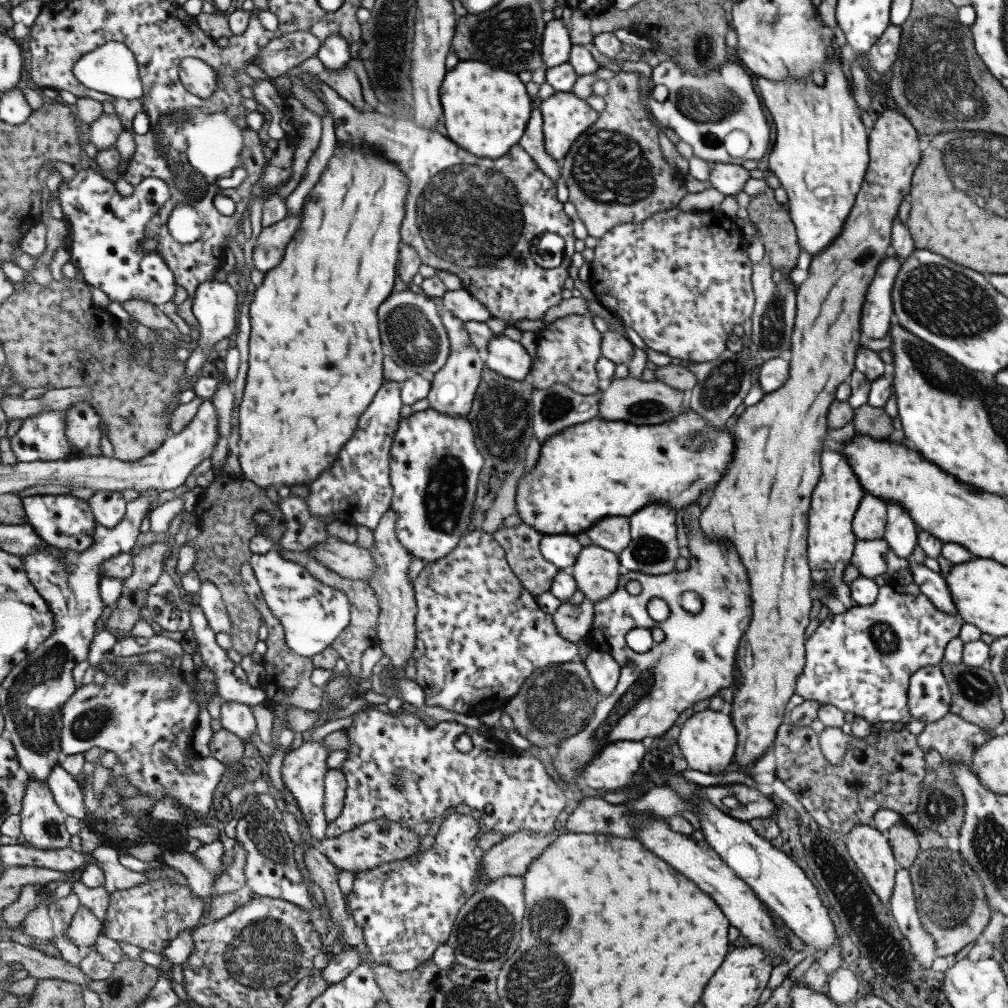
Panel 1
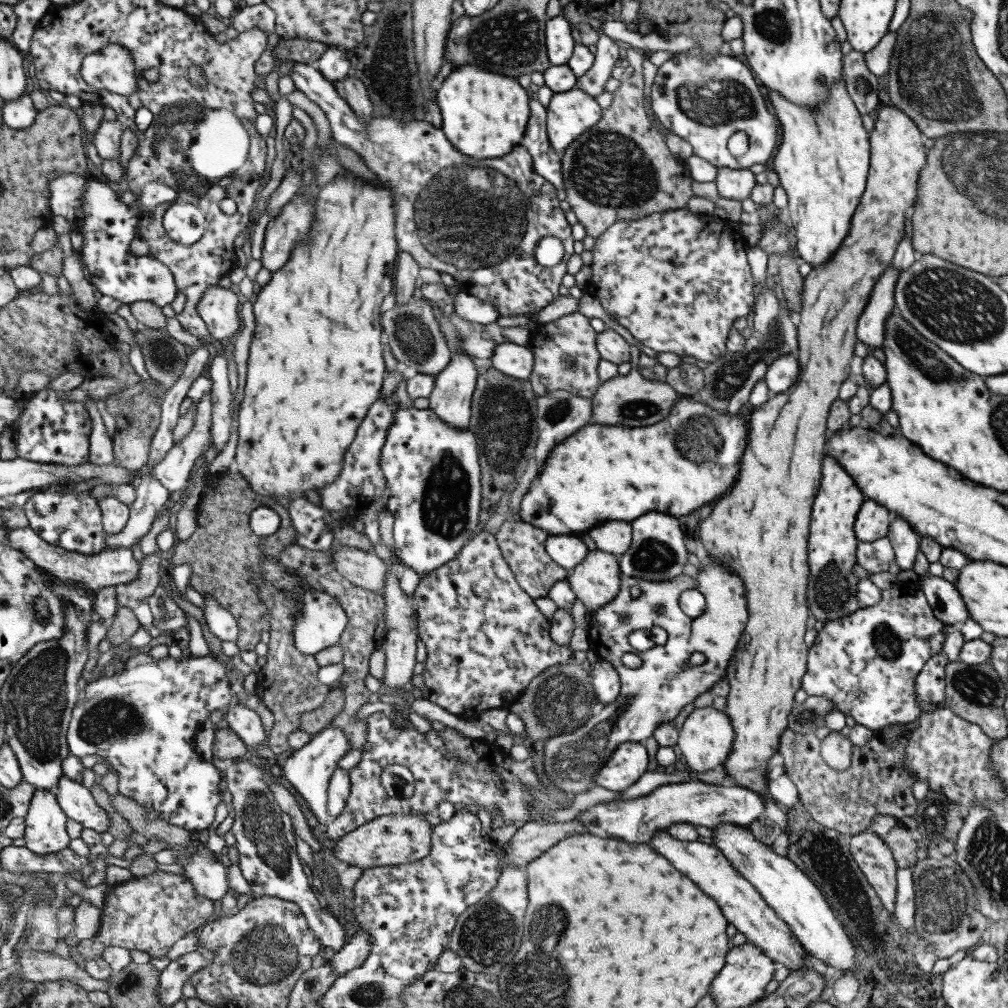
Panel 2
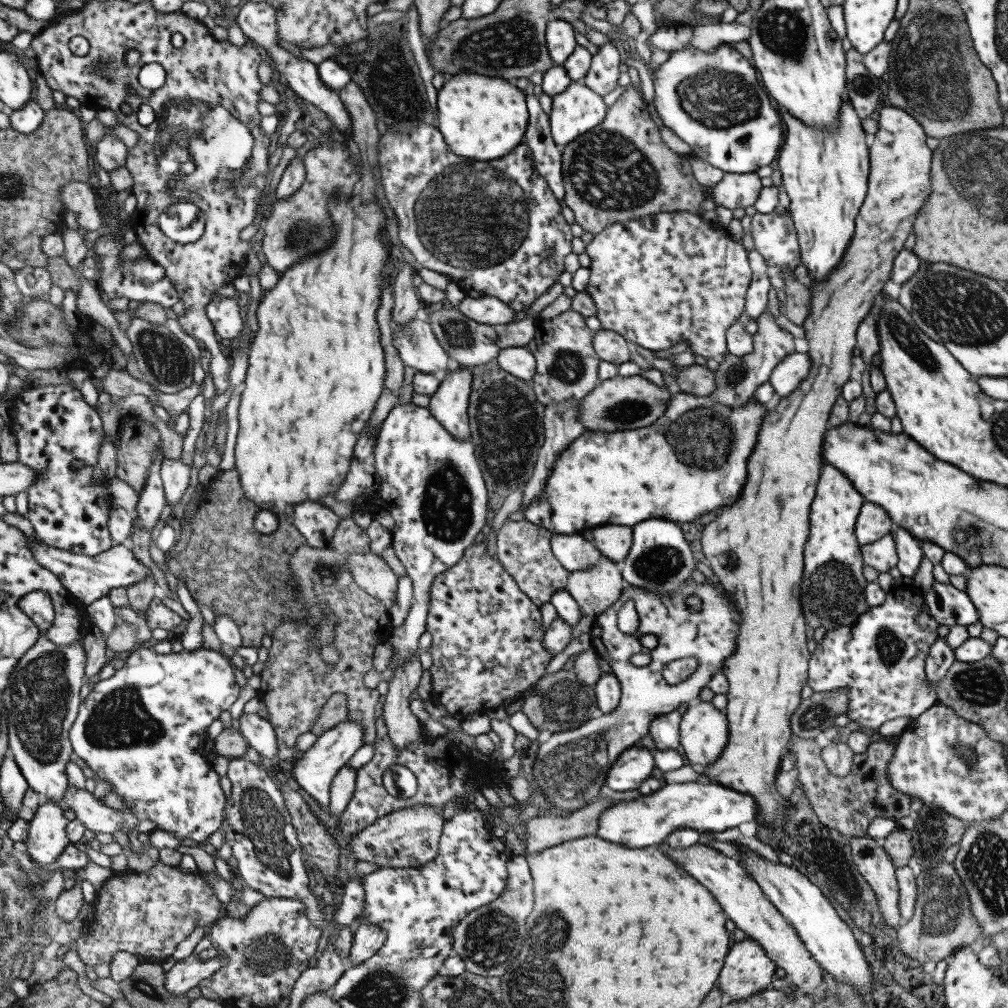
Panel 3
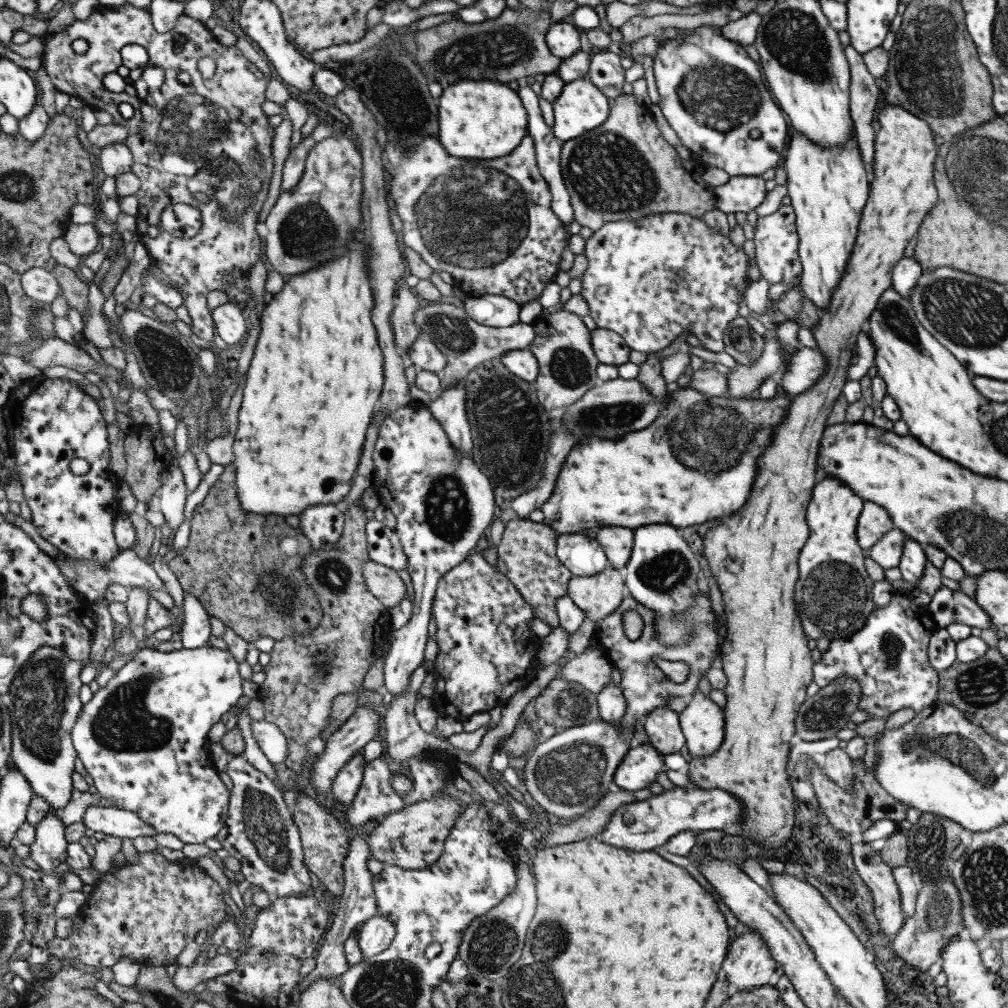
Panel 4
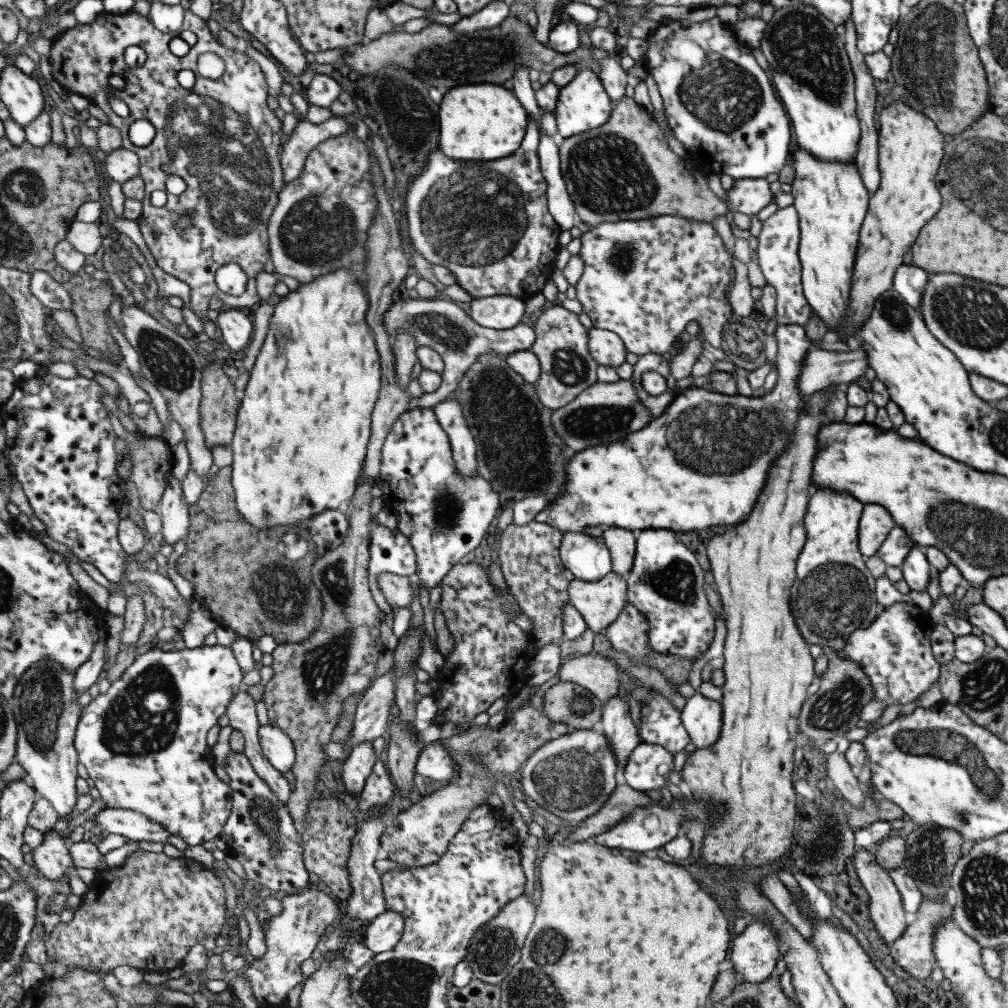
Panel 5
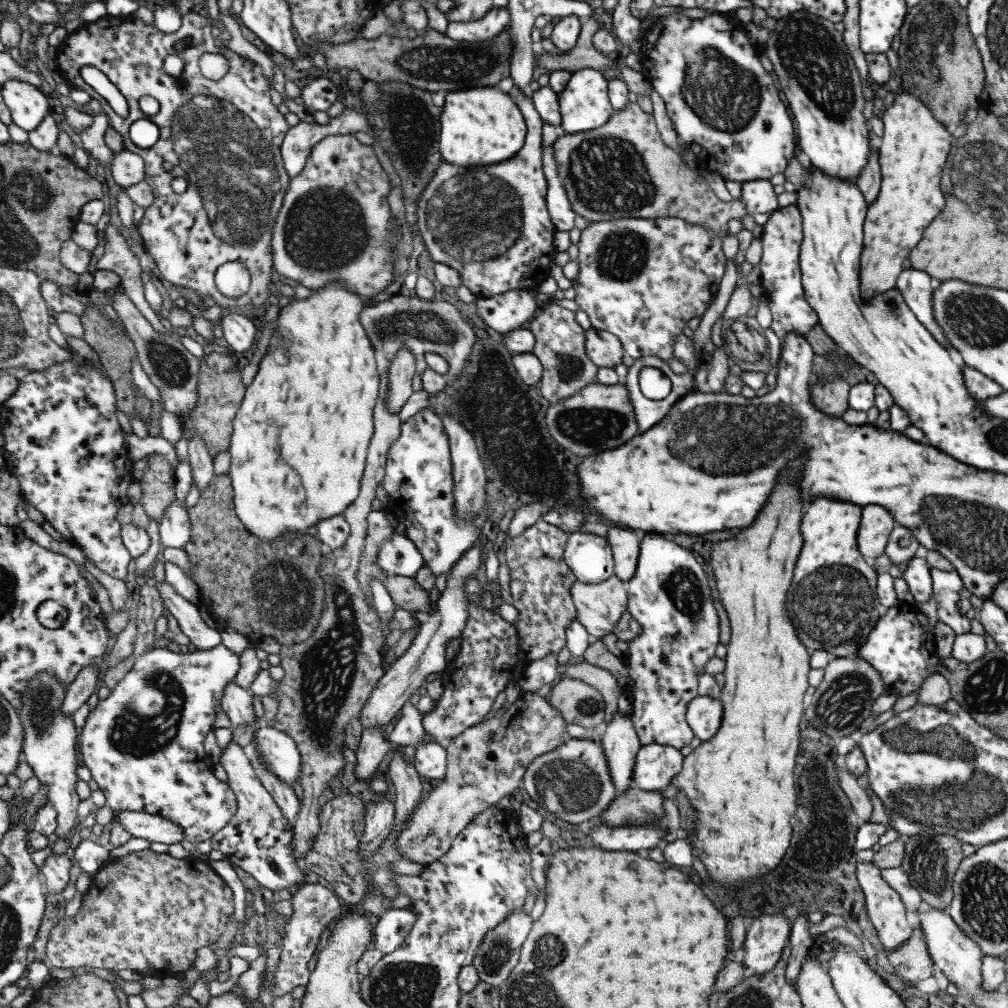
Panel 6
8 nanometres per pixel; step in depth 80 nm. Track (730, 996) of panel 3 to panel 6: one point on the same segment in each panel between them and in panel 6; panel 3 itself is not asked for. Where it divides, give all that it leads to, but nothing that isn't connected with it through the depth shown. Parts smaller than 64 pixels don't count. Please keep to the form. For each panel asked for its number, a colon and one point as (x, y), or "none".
4: (748, 965)
5: (753, 955)
6: (763, 942)

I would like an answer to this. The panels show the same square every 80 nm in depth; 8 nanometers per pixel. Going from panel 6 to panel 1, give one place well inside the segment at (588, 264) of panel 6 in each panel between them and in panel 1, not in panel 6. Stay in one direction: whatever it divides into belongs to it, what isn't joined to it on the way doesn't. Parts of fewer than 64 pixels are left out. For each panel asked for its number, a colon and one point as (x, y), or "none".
1: (680, 280)
2: (676, 280)
3: (661, 279)
4: (648, 280)
5: (644, 279)

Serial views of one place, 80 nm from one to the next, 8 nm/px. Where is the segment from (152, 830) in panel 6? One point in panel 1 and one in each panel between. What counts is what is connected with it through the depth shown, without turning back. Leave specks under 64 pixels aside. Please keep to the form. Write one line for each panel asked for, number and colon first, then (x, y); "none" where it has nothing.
1: (69, 795)
2: (77, 801)
3: (97, 817)
4: (115, 821)
5: (136, 826)

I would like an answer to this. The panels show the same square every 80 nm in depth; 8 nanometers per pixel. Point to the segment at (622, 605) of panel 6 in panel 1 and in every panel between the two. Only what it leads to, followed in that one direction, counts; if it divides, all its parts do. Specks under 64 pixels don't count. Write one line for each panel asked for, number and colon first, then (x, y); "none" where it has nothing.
1: (595, 571)
2: (595, 580)
3: (594, 589)
4: (596, 596)
5: (599, 602)

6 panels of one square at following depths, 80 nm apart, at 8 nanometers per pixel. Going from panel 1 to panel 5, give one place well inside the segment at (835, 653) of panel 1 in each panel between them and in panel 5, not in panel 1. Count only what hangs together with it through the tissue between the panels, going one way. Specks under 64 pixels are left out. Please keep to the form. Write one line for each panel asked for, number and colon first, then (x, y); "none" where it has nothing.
2: (865, 663)
3: (880, 659)
4: (888, 658)
5: (894, 652)

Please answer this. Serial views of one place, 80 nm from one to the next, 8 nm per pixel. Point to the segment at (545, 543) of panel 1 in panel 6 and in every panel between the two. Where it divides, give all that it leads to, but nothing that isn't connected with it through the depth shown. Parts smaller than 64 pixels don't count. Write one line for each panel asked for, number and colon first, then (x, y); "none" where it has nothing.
2: (567, 551)
3: (573, 553)
4: (580, 555)
5: (587, 558)
6: (589, 557)

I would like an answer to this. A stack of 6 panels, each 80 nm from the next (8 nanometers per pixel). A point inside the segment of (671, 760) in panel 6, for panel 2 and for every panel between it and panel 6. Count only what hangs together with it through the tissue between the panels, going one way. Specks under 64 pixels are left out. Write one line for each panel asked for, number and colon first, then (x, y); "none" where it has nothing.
2: (628, 761)
3: (632, 765)
4: (639, 765)
5: (647, 767)

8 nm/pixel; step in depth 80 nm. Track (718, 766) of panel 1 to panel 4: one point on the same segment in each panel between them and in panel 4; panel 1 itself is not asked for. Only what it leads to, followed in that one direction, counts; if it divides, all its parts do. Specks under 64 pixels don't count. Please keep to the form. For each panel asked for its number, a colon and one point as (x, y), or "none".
2: (705, 737)
3: (703, 730)
4: (701, 722)

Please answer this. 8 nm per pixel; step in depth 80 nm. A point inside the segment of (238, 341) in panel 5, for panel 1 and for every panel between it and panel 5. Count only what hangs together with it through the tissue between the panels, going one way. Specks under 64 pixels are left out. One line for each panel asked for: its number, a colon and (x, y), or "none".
1: (215, 305)
2: (219, 308)
3: (224, 312)
4: (231, 325)

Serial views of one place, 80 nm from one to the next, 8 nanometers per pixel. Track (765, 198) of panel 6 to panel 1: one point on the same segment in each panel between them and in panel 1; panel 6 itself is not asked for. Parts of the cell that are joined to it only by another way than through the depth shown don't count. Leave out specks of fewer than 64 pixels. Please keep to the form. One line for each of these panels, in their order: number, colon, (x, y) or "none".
1: (727, 178)
2: (736, 184)
3: (734, 190)
4: (739, 194)
5: (748, 196)

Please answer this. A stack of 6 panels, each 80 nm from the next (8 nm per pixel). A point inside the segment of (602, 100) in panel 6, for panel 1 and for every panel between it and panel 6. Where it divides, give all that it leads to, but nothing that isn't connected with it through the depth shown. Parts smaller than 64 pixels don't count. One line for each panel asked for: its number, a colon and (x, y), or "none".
1: (564, 116)
2: (568, 114)
3: (577, 109)
4: (580, 106)
5: (581, 105)

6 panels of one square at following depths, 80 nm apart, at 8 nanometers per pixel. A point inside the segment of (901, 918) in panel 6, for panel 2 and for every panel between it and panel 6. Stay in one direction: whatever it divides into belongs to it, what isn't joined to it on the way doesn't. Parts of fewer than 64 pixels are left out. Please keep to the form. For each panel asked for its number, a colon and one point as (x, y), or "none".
2: (872, 856)
3: (873, 863)
4: (877, 876)
5: (885, 909)

